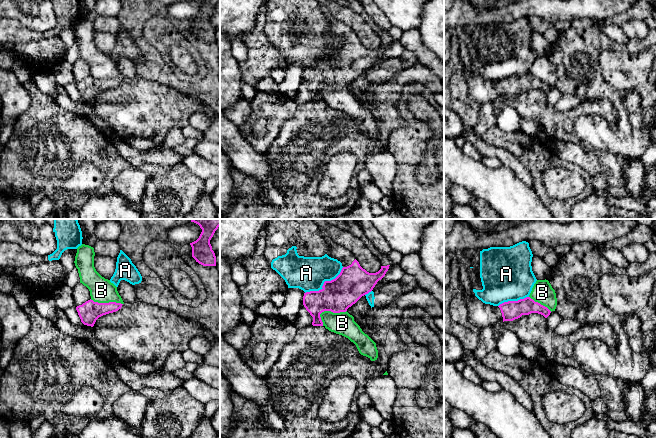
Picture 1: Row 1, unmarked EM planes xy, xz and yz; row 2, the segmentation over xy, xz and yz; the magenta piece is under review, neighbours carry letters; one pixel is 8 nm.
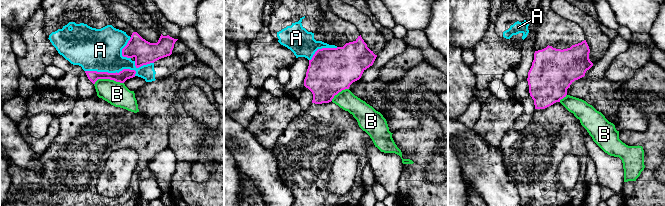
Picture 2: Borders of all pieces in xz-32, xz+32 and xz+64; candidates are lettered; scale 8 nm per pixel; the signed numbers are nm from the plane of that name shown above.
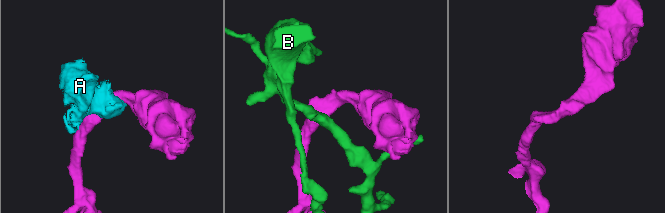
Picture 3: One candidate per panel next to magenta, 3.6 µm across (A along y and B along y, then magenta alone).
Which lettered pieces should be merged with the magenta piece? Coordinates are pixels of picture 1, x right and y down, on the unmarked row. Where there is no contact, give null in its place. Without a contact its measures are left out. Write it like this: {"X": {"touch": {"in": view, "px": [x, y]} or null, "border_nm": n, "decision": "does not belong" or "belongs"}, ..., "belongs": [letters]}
{"A": {"touch": {"in": "xz", "px": [324, 59]}, "border_nm": 380, "decision": "does not belong"}, "B": {"touch": {"in": "xz", "px": [327, 86]}, "border_nm": 240, "decision": "does not belong"}, "belongs": []}

